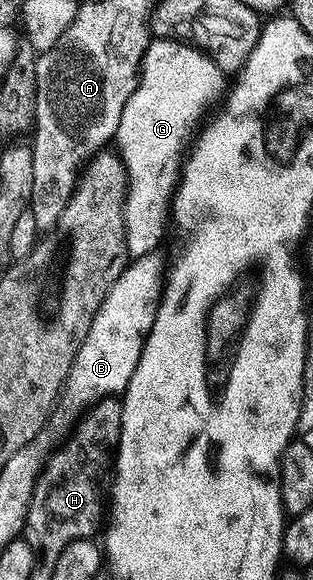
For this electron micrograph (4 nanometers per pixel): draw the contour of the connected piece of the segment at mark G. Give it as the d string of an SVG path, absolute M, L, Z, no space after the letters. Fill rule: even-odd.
M169 40L150 41L145 49L145 59L141 61L137 87L135 92L131 92L123 108L123 116L119 116L119 128L115 139L116 153L122 165L125 166L127 183L125 188L125 243L129 249L130 259L142 258L145 254L152 253L157 248L156 245L161 237L164 236L165 217L168 219L171 214L173 195L183 169L183 155L195 131L202 125L201 117L208 112L212 102L222 101L226 90L226 75L222 74L220 68L204 50L199 50L192 44L174 44Z

